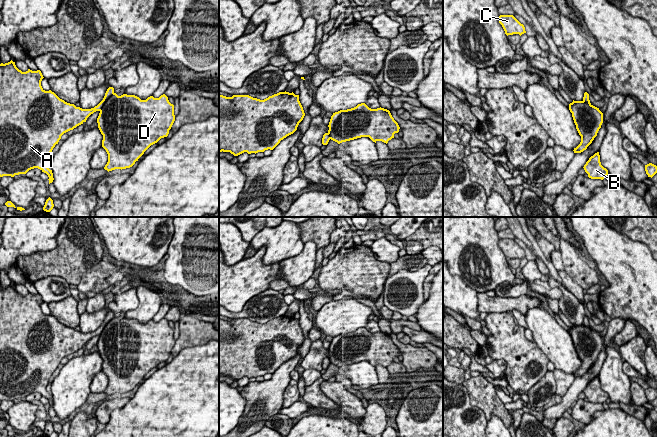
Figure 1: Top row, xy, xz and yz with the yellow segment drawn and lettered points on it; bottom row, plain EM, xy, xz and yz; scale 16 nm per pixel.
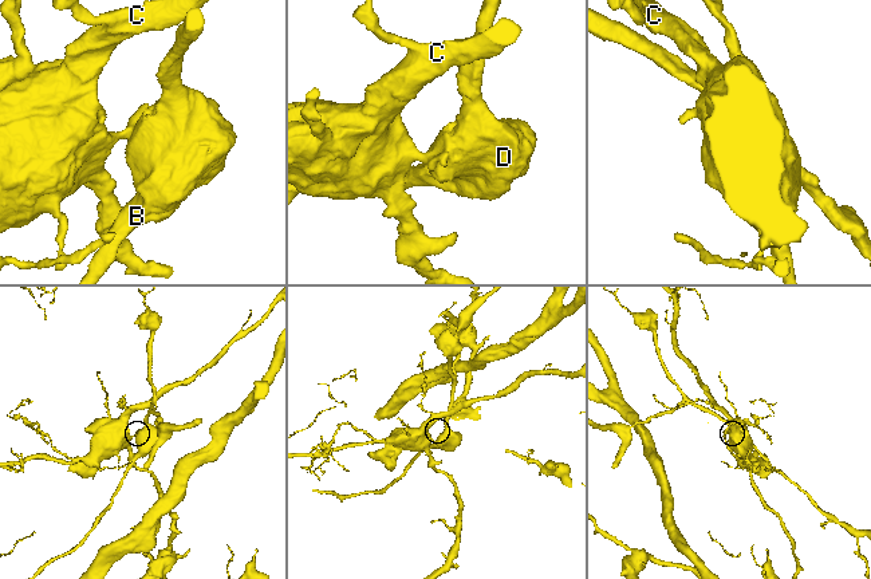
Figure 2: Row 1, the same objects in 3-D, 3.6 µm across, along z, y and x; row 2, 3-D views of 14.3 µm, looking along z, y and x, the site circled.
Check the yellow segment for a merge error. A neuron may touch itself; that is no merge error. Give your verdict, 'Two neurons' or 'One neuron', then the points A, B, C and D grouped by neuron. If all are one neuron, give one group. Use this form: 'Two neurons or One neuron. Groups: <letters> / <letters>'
One neuron. Groups: A B C D

